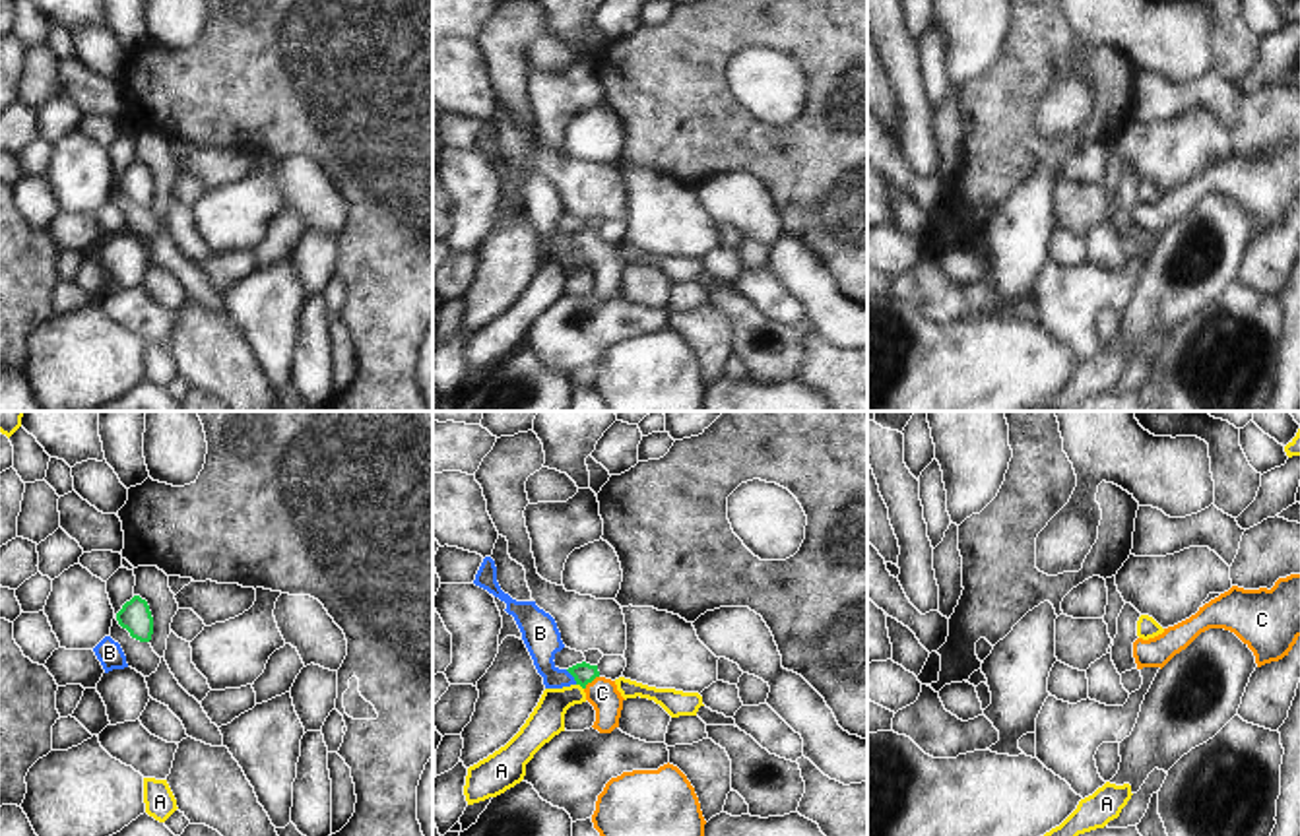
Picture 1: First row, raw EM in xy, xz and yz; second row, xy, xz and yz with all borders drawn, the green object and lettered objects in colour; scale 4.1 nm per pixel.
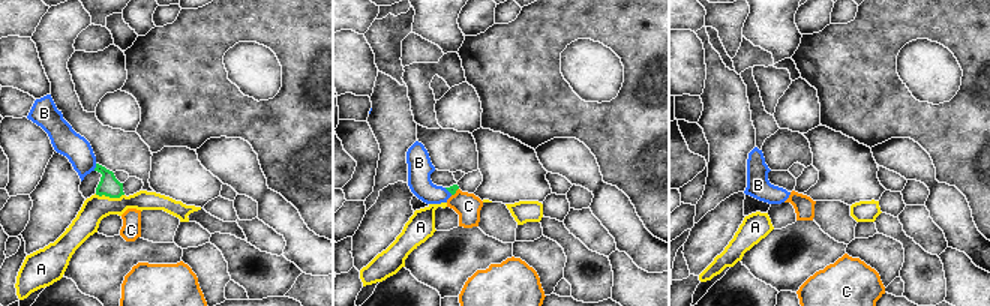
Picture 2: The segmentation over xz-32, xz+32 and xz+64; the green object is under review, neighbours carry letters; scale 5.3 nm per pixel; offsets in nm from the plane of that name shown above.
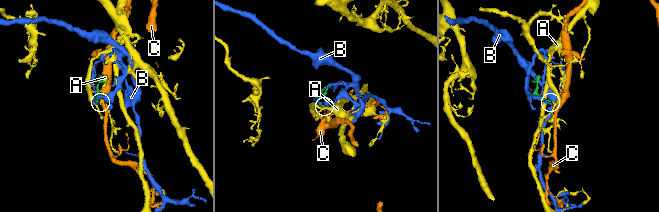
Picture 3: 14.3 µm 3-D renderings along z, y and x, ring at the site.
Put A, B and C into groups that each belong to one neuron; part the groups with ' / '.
A / B / C

